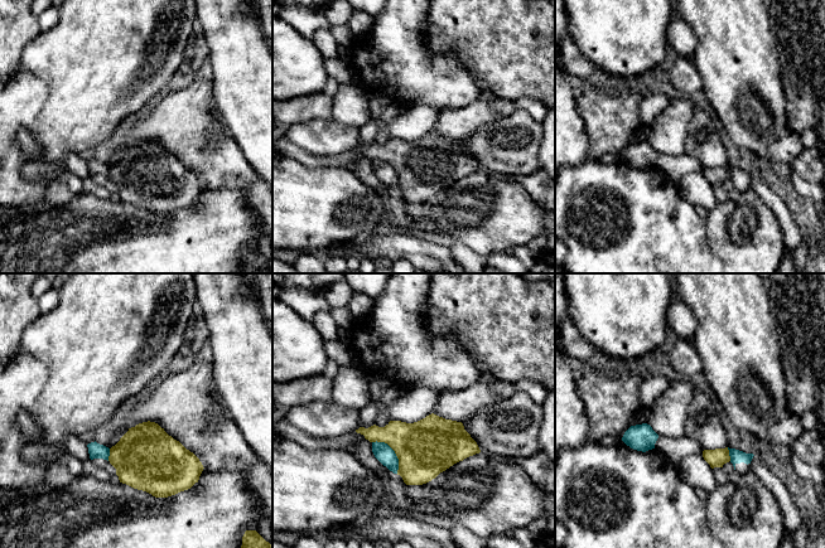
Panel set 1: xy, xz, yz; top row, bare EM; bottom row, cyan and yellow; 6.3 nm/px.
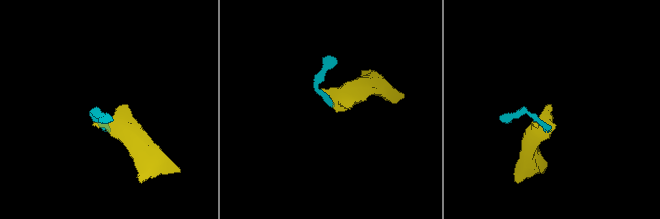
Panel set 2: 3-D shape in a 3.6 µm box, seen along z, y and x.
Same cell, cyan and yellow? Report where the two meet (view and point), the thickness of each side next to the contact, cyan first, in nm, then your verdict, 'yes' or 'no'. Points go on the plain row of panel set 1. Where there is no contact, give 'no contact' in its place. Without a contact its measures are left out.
xz (394, 169) | 110/360 nm | no

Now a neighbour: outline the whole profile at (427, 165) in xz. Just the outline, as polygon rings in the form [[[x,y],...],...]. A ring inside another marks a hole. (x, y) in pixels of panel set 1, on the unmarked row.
[[[434,131],[414,141],[390,139],[385,145],[360,145],[337,156],[317,156],[285,137],[276,140],[272,149],[312,169],[346,168],[361,152],[370,160],[385,160],[395,169],[397,193],[406,203],[426,202],[454,181],[481,170],[462,140]]]

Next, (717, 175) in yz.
[[[728,165],[715,166],[715,168],[704,168],[703,175],[710,183],[711,186],[723,185],[724,181],[730,179]]]

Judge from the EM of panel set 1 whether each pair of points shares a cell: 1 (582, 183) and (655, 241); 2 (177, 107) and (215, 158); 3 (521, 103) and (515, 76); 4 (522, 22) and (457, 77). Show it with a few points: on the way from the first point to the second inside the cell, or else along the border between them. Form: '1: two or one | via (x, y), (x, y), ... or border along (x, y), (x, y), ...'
1: one | via (604, 187), (613, 187), (627, 197), (632, 218)
2: one | via (191, 121), (203, 134), (213, 137), (211, 144)
3: two | border along (541, 101), (519, 97), (514, 102)
4: two | border along (448, 47), (467, 68), (481, 90)

